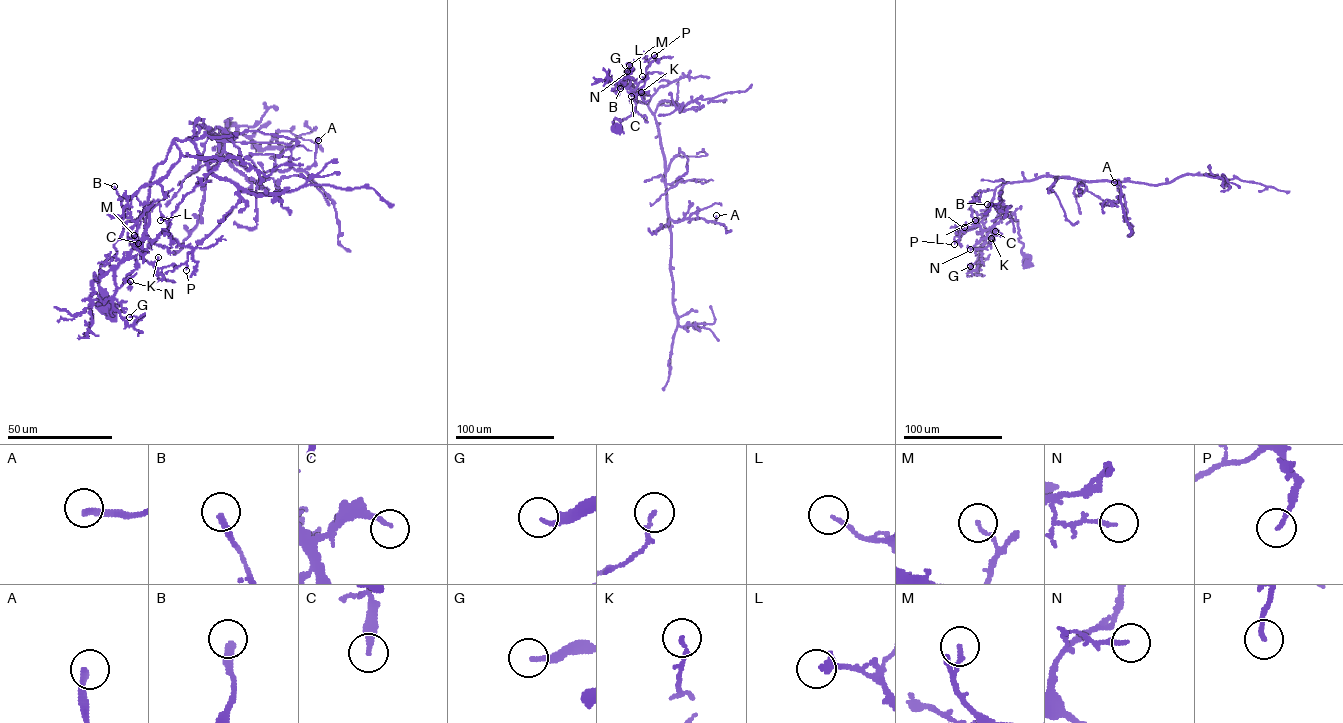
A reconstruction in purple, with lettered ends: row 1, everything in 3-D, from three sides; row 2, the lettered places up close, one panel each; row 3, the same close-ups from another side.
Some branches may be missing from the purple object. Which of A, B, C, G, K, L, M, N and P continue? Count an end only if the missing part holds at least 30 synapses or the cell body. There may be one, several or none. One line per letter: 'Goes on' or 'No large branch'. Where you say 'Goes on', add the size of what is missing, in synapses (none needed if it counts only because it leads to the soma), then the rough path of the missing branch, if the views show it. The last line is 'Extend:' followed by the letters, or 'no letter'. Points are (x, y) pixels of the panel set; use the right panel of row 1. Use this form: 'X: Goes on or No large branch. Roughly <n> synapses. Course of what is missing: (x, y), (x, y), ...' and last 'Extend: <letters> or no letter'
A: No large branch
B: No large branch
C: No large branch
G: No large branch
K: No large branch
L: No large branch
M: No large branch
N: No large branch
P: No large branch
Extend: no letter

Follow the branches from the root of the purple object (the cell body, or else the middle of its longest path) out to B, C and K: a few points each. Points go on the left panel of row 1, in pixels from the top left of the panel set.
B: (105, 304), (100, 266), (115, 255), (124, 225), (148, 214), (145, 235), (135, 243), (137, 224), (114, 186)
C: (105, 304), (100, 266), (115, 255), (114, 243), (124, 225), (147, 212), (145, 234), (138, 243)
K: (105, 304), (100, 266), (115, 255), (114, 243), (129, 221), (148, 213), (138, 250), (150, 263), (158, 257)

